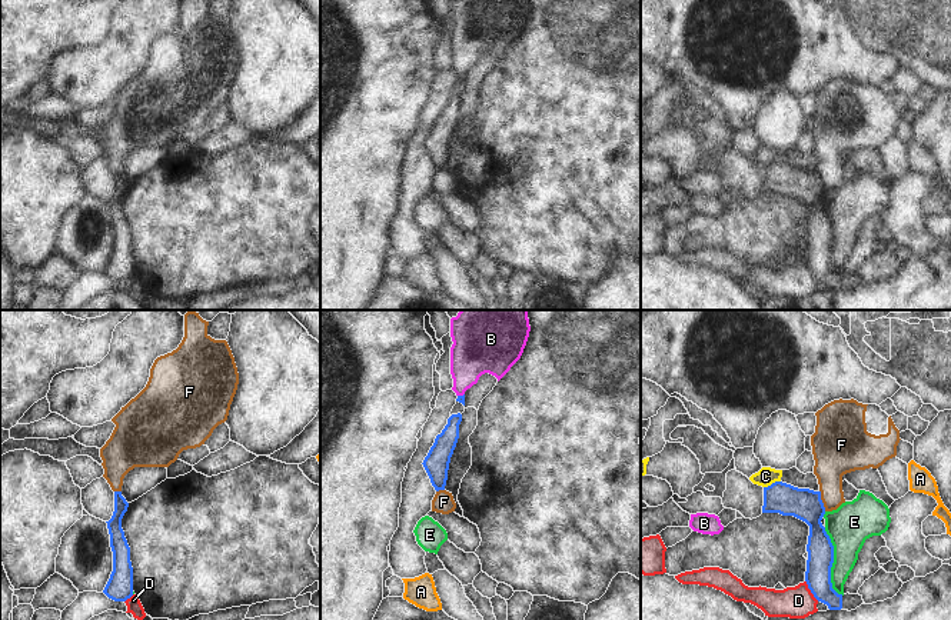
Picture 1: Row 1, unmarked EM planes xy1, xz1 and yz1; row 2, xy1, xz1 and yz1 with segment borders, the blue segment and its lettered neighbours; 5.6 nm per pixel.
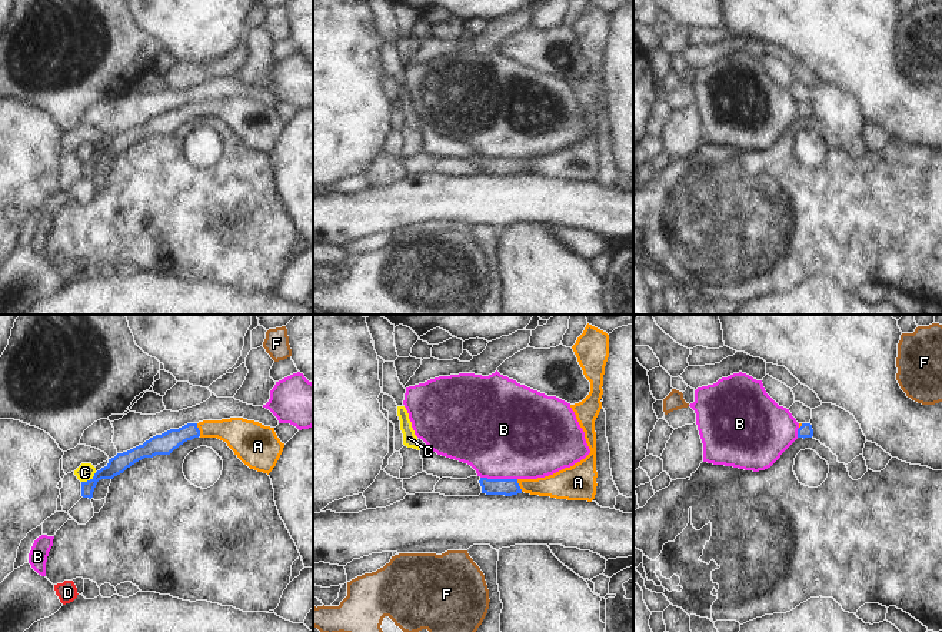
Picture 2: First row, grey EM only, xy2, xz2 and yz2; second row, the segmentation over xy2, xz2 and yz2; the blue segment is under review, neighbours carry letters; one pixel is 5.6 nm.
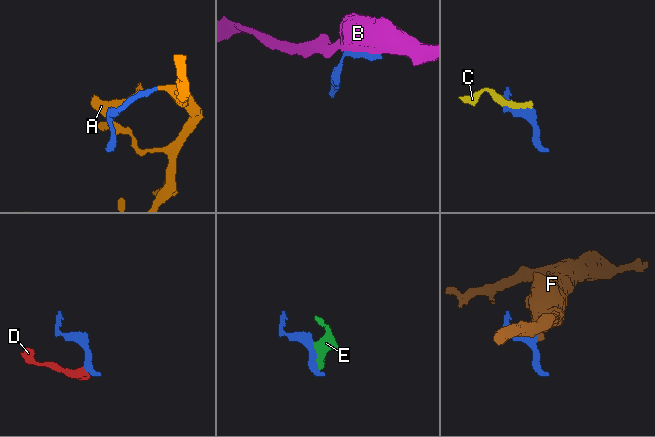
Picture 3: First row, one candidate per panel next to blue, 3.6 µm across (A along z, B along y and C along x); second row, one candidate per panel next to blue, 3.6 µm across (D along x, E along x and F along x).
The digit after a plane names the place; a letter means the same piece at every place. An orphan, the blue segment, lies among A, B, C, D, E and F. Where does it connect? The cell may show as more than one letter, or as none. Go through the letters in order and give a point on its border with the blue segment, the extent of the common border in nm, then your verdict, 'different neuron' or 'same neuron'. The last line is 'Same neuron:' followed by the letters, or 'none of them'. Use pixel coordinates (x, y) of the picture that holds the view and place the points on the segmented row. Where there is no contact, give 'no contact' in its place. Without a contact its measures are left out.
A: meets blue in xy2 at (197, 429); contact 80 nm long; same neuron
B: meets blue in xz2 at (499, 479); contact 200 nm long; different neuron
C: meets blue in xy2 at (90, 479); contact 110 nm long; different neuron
D: meets blue in yz1 at (810, 589); contact 140 nm long; different neuron
E: meets blue in yz1 at (833, 562); contact 400 nm long; different neuron
F: meets blue in yz1 at (821, 500); contact 120 nm long; different neuron
Same neuron: A

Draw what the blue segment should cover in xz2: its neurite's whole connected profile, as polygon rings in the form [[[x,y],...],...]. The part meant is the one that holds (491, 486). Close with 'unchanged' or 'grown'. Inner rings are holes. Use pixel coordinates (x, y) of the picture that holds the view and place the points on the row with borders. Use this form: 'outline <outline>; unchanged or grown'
outline [[[592,325],[572,346],[585,377],[590,382],[589,395],[579,403],[570,405],[585,432],[590,453],[570,468],[537,479],[487,479],[480,478],[482,493],[512,496],[530,493],[567,500],[592,502],[596,495],[596,432],[595,420],[602,409],[603,375],[609,357],[609,335]]]; grown

